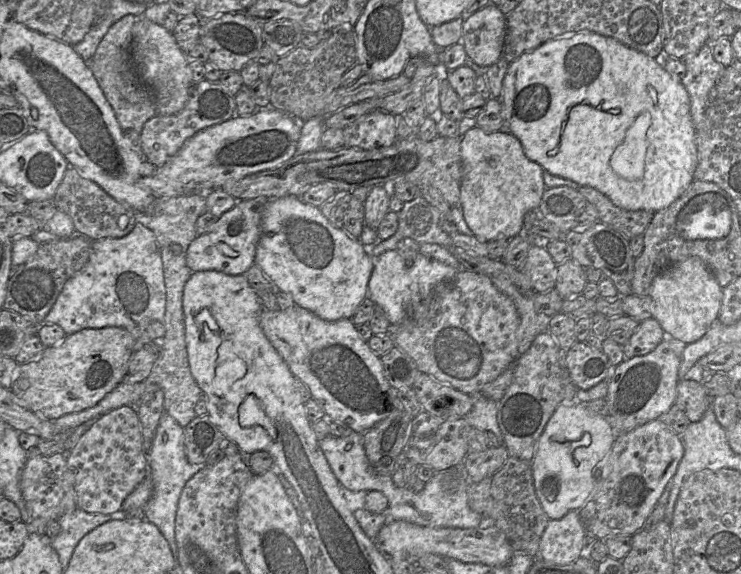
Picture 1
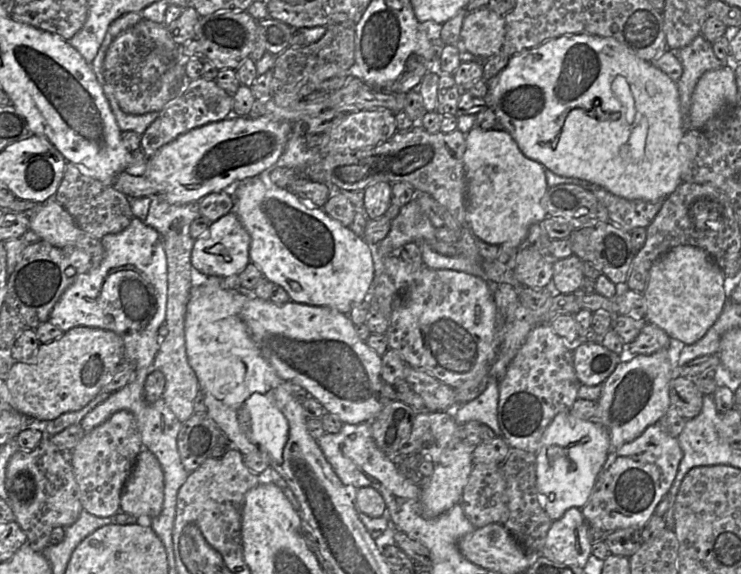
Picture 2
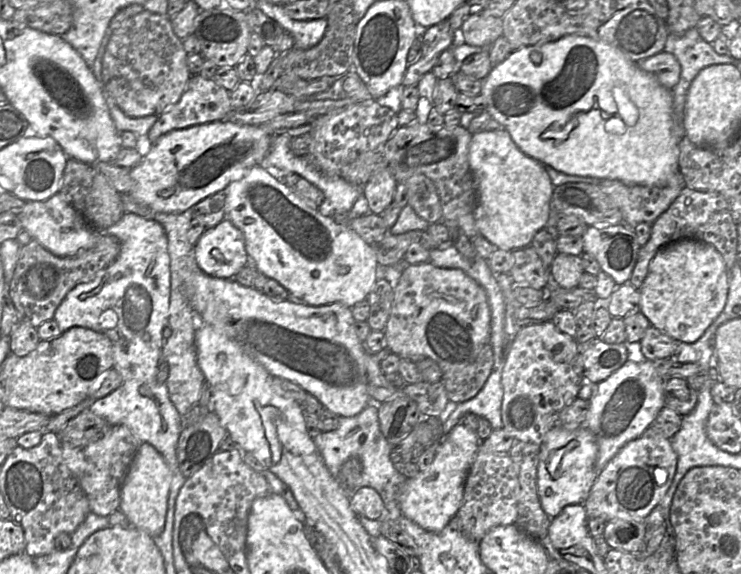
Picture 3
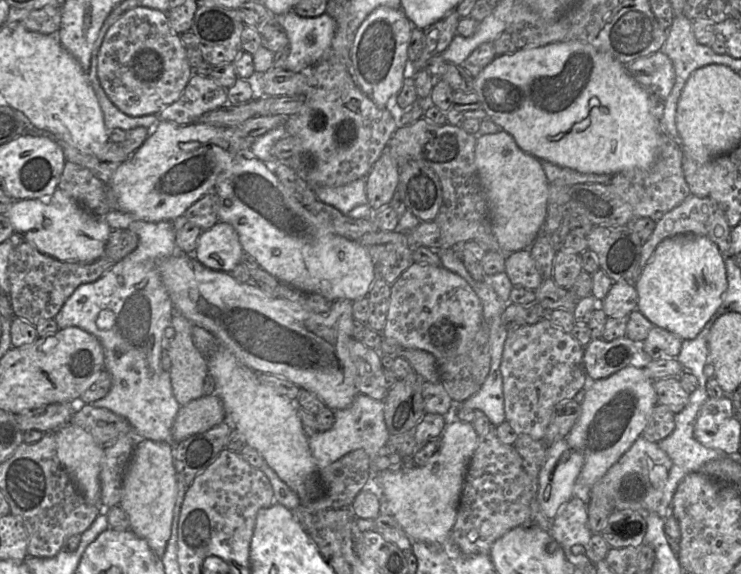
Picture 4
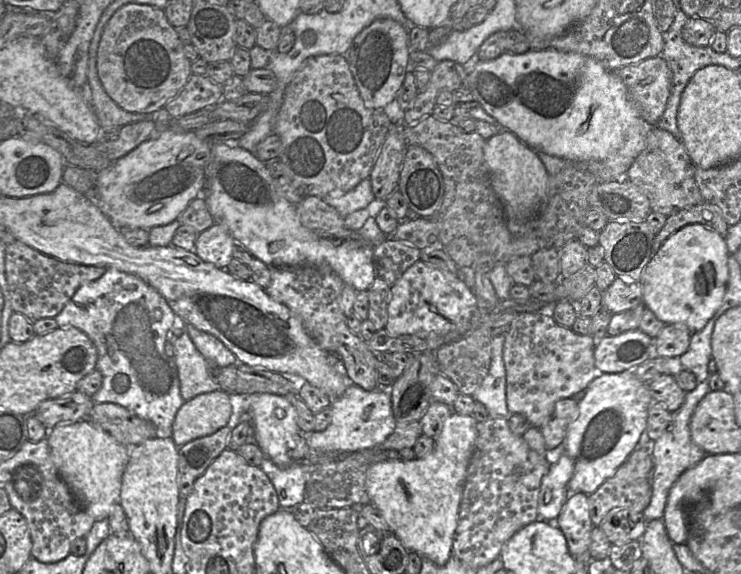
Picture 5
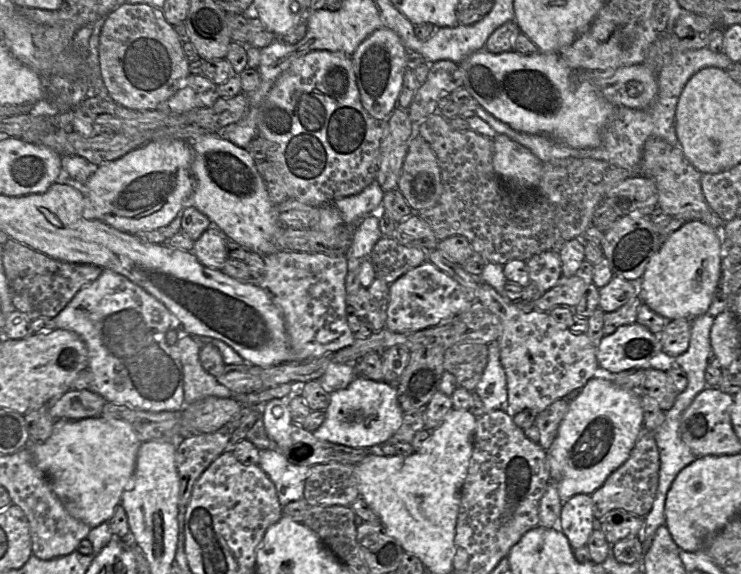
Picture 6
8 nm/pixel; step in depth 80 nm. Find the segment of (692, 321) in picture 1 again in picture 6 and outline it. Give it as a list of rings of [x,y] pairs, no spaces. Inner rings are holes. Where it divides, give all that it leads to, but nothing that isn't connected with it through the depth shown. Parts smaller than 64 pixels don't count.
[[[700,220],[688,221],[674,232],[650,259],[641,280],[640,300],[659,315],[693,320],[709,308],[721,274],[722,243],[714,228]]]

